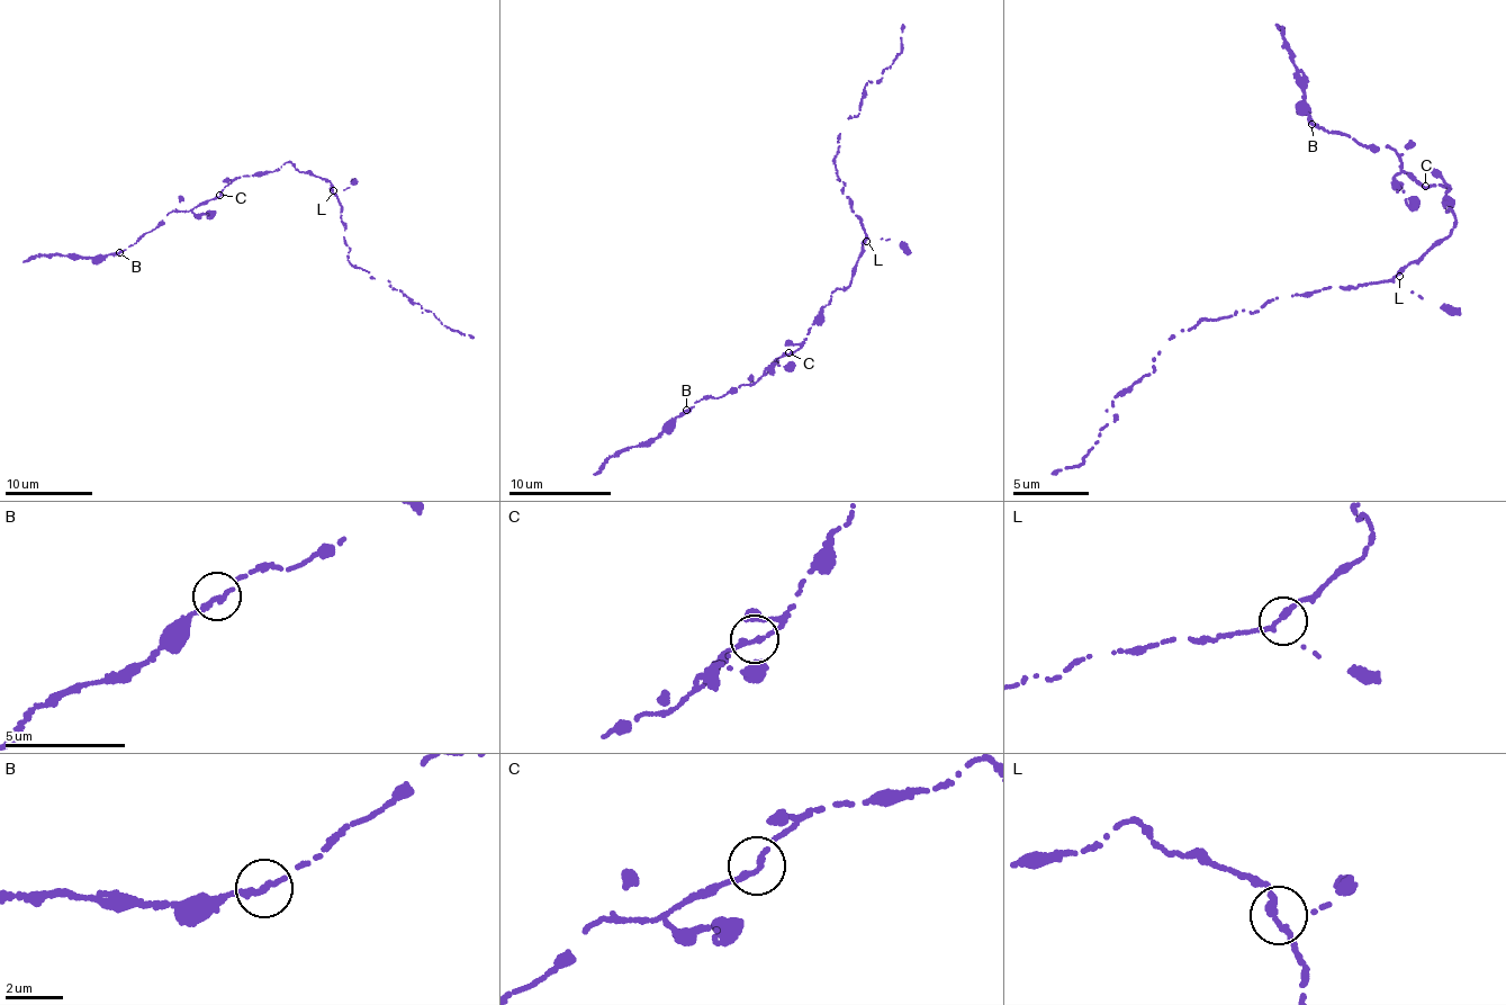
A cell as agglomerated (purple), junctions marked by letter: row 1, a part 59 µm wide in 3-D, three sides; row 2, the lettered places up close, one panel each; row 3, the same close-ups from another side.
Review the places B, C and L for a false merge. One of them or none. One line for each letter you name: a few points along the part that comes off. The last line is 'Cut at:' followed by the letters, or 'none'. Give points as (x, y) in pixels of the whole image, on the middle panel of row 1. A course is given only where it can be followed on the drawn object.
B: foreign part runs (686, 411), (669, 419), (658, 436), (610, 457), (593, 473)
Cut at: B

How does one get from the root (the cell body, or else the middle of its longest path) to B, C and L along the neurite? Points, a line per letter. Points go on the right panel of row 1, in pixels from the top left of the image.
B: (1444, 238), (1457, 218), (1441, 203), (1444, 185), (1424, 187), (1387, 145), (1362, 146), (1313, 124)
C: (1444, 238), (1451, 235), (1457, 218), (1449, 208), (1445, 211), (1441, 203), (1449, 189), (1444, 185), (1425, 186)
L: (1444, 238), (1408, 262), (1399, 276)

